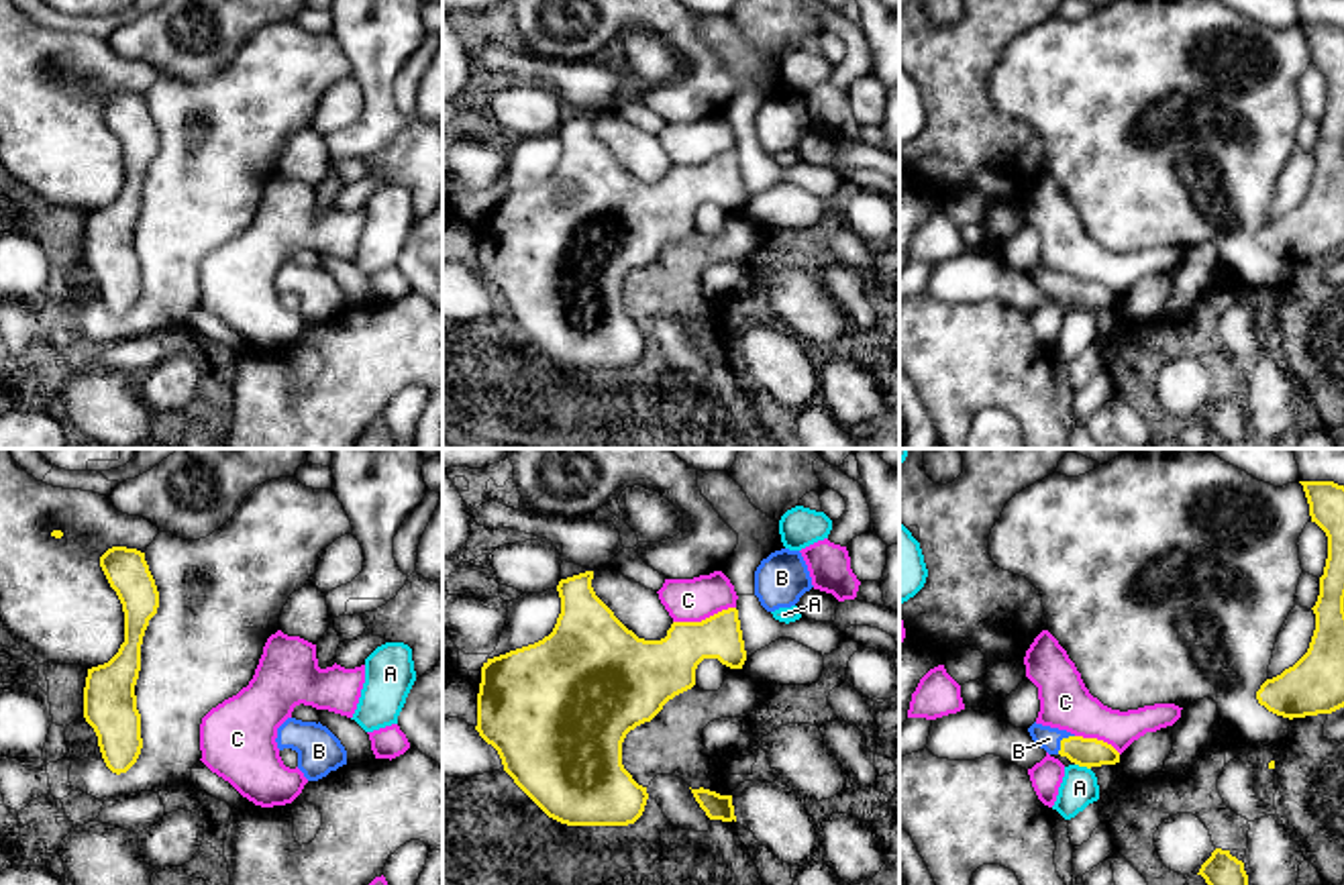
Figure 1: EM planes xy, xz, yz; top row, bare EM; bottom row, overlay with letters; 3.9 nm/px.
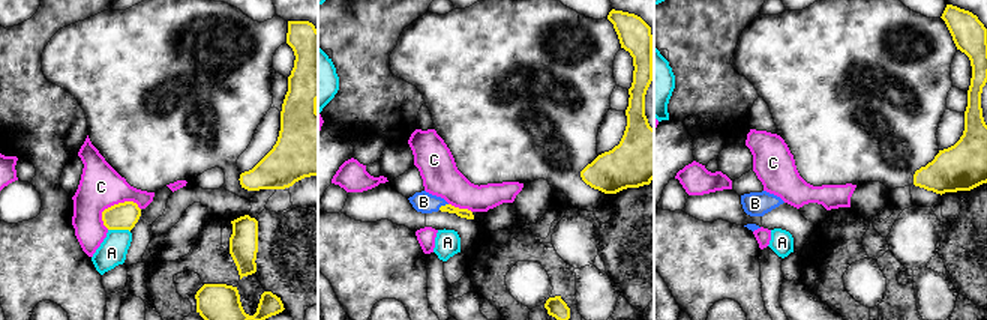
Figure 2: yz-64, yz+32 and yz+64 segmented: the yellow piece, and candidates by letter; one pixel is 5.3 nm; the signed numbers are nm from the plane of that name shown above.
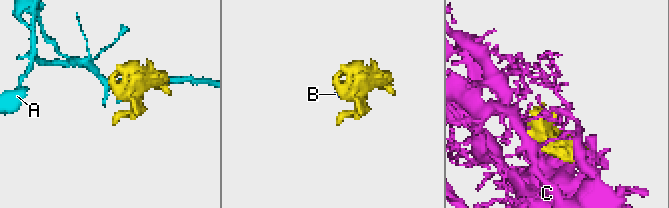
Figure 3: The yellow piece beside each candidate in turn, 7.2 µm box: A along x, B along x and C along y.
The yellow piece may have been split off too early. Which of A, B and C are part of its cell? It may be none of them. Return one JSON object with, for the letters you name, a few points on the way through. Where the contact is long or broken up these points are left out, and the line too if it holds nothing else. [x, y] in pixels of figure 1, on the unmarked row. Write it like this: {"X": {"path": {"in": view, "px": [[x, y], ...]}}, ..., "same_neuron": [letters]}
{"B": {"path": {"in": "yz", "px": [[1081, 294], [1061, 284], [1049, 282]]}}, "same_neuron": ["B"]}

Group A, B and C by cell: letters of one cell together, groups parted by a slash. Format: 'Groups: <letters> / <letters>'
Groups: A / B / C

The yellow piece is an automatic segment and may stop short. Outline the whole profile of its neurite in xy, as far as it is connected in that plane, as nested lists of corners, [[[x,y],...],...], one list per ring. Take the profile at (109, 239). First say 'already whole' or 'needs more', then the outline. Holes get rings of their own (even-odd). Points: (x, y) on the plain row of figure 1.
already whole; [[[112,90],[100,100],[100,110],[122,147],[124,186],[108,206],[88,212],[84,261],[98,279],[106,310],[120,318],[137,306],[143,292],[135,228],[143,179],[157,157],[159,135],[145,96],[137,92]]]

